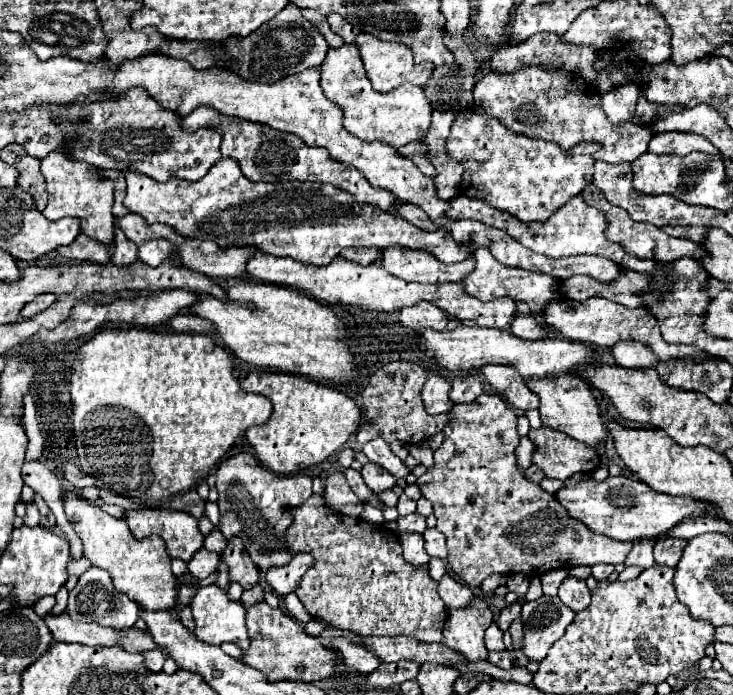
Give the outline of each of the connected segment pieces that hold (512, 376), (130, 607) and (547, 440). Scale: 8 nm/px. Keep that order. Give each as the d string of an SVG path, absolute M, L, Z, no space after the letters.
M488 365L482 367L482 373L486 381L508 399L510 405L514 405L520 411L526 409L538 409L538 395L528 389L522 375L516 375L512 367L500 367L500 365Z
M94 565L80 575L76 587L70 591L68 597L68 613L74 615L74 619L98 623L102 627L134 627L138 619L138 611L140 611L138 603L128 599L124 593L116 591L110 575Z
M540 427L536 431L532 429L528 437L536 445L532 463L536 463L546 477L566 481L574 473L592 473L600 465L600 455L592 447L562 431Z

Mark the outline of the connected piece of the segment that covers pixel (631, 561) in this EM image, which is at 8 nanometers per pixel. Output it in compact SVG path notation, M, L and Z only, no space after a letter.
M644 539L644 541L636 541L634 547L632 547L632 551L628 553L624 565L636 565L636 567L640 567L640 569L648 569L648 567L652 567L652 565L654 565L652 547L654 547L654 543L648 541L648 539Z

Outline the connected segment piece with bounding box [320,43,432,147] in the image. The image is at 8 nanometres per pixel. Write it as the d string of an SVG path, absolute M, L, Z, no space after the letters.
M344 43L338 49L330 49L326 53L324 63L320 65L320 85L324 95L342 107L344 111L344 127L364 141L380 139L392 147L402 147L410 141L420 139L430 127L430 103L416 85L402 85L394 93L378 93L372 89L366 71L360 61L360 53L354 43Z

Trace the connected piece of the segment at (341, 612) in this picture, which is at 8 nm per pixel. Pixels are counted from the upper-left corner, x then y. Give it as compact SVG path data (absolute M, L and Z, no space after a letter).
M312 494L304 505L292 507L290 511L294 521L286 531L286 551L290 557L304 553L314 557L314 565L304 573L294 591L310 615L322 617L334 627L348 629L358 635L412 635L422 643L442 641L448 609L436 593L436 581L430 577L428 567L416 567L404 561L400 541L394 533L388 533L378 525L364 523L358 517L332 513L324 505L323 497L318 494Z

